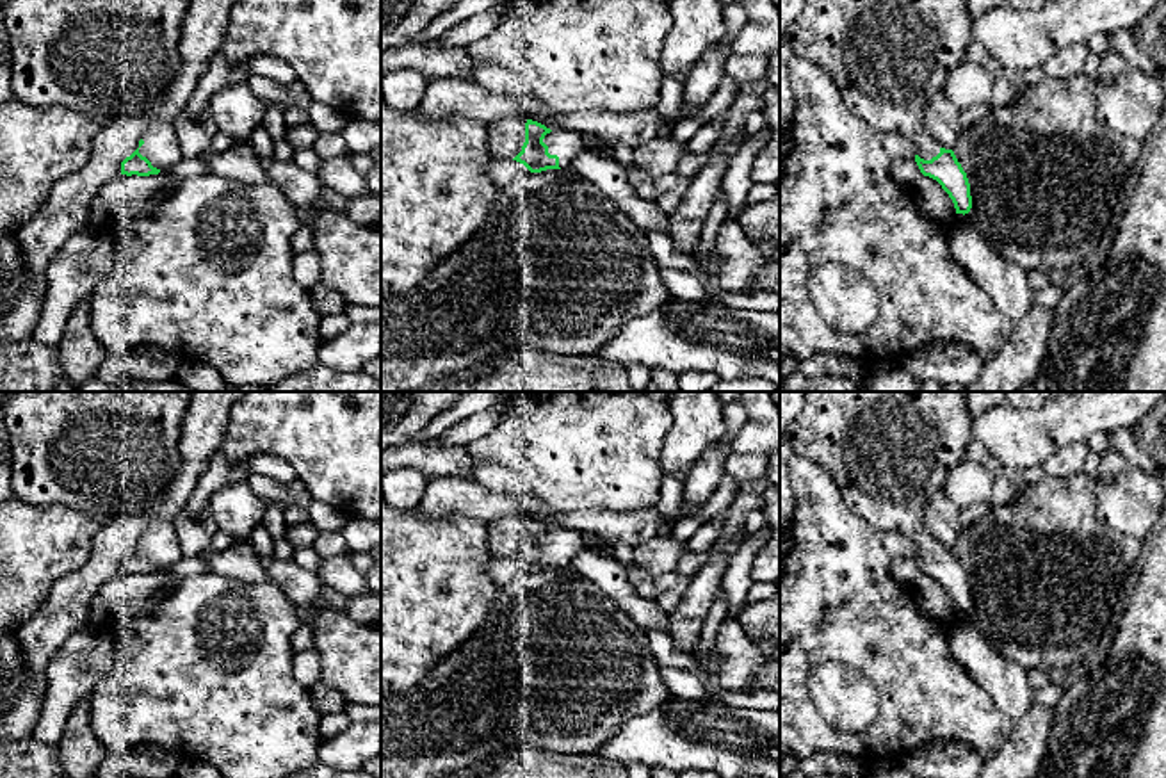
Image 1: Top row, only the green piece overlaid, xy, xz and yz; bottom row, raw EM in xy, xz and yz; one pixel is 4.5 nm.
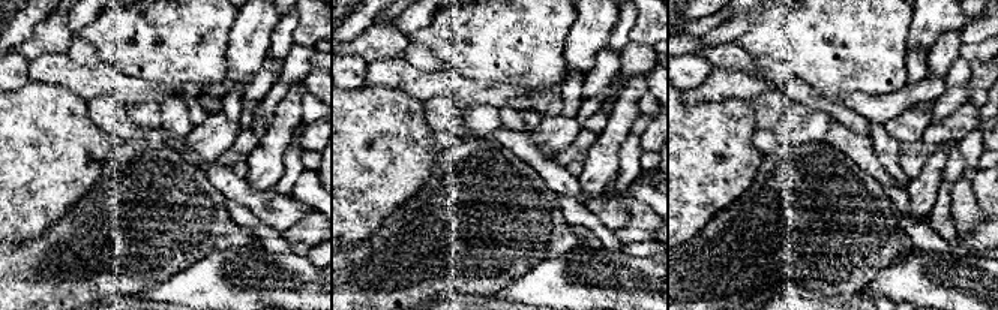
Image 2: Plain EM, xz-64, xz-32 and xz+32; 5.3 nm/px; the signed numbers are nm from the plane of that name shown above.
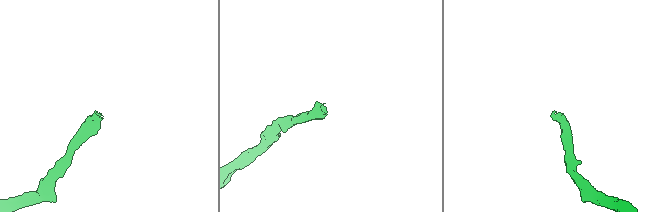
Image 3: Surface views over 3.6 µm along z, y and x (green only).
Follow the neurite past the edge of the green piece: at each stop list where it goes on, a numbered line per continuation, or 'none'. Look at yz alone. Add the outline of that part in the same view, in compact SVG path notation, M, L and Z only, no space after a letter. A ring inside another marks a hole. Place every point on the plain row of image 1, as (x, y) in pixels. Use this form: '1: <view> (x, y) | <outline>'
1: yz (889, 451) | M805 392L787 443L794 456L826 468L869 525L908 536L931 559L942 545L924 527L924 507L974 442L972 420L963 392Z

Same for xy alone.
1: xy (161, 545) | M151 522L142 539L144 543L139 547L139 552L157 568L166 568L183 557L173 523Z

